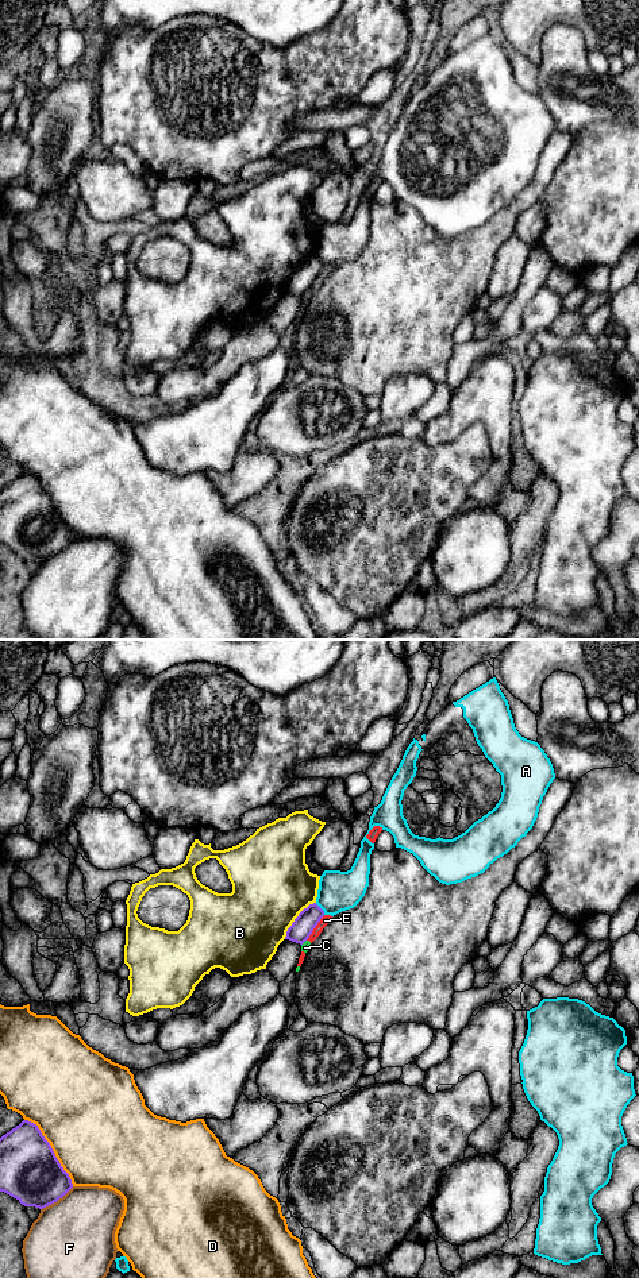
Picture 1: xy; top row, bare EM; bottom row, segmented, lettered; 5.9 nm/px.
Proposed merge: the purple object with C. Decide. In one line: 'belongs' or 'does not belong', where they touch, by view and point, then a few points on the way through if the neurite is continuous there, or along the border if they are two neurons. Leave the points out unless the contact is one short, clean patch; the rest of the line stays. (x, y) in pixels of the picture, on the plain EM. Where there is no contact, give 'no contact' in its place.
does not belong; contact xy (304, 293); border xy (305, 292), (301, 297)

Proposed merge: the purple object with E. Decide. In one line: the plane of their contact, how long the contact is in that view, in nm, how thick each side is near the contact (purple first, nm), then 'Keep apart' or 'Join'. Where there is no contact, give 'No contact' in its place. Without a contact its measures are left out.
Touches purple in xy. Shared border 190 nm. Thickness 130 nm (purple) against 50 nm. Keep apart

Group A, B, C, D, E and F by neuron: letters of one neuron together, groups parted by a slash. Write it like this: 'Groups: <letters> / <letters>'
Groups: A / B / C E / D / F

